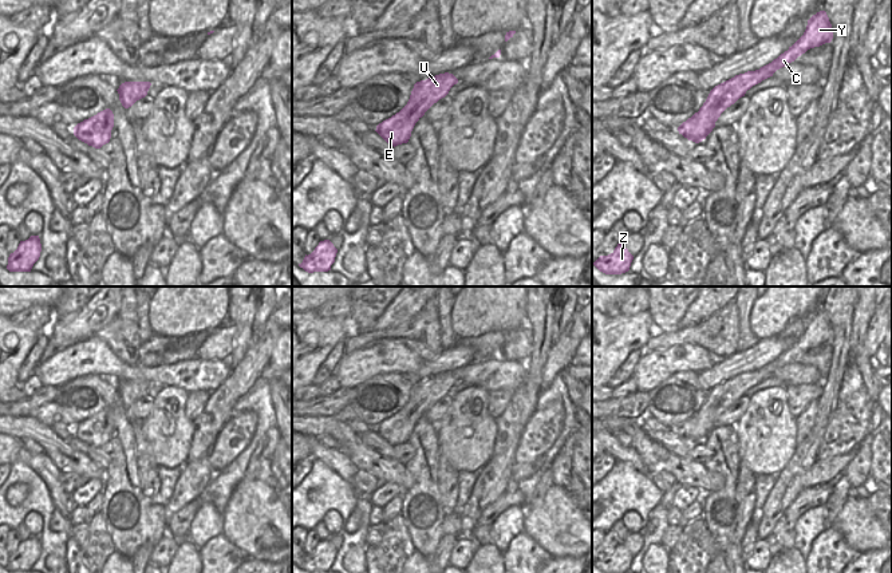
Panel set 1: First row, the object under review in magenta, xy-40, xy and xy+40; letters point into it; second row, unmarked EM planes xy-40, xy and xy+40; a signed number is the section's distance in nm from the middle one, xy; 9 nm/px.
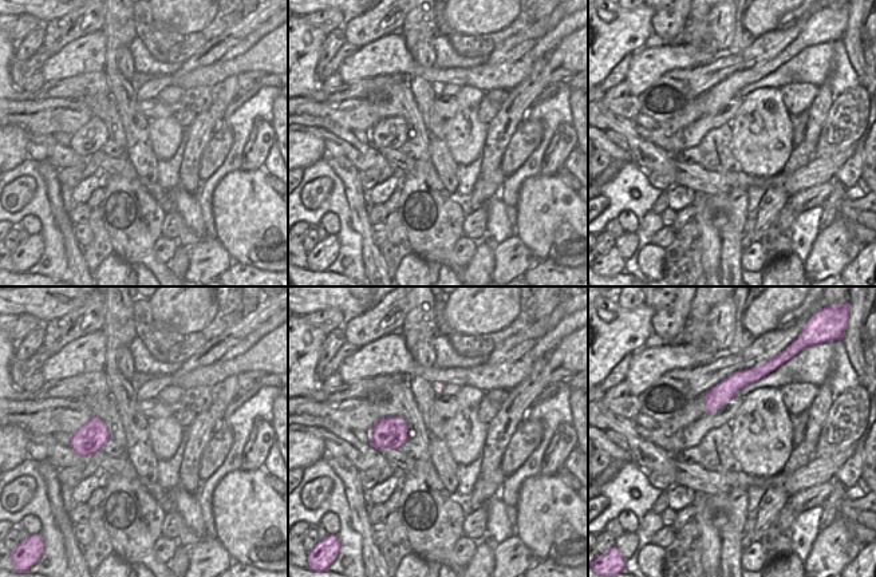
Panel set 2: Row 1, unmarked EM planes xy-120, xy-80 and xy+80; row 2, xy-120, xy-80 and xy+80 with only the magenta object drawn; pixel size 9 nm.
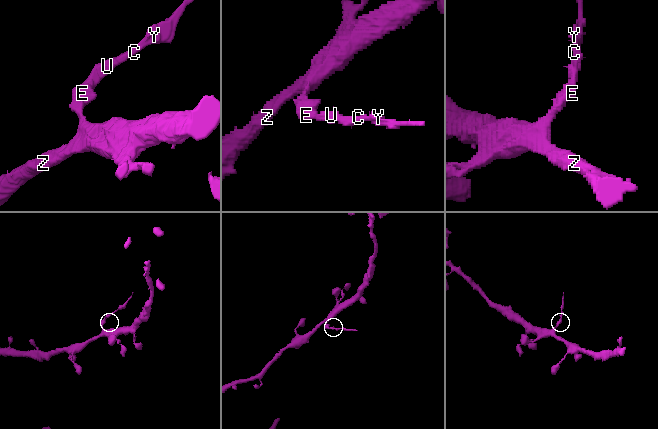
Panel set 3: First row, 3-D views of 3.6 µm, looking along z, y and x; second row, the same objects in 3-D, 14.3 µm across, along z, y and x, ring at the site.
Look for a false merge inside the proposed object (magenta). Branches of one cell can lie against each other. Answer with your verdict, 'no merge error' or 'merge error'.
merge error

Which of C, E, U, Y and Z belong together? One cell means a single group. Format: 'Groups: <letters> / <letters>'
Groups: C U Y / E Z

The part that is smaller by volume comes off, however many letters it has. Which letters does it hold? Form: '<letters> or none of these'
C, U, Y.

